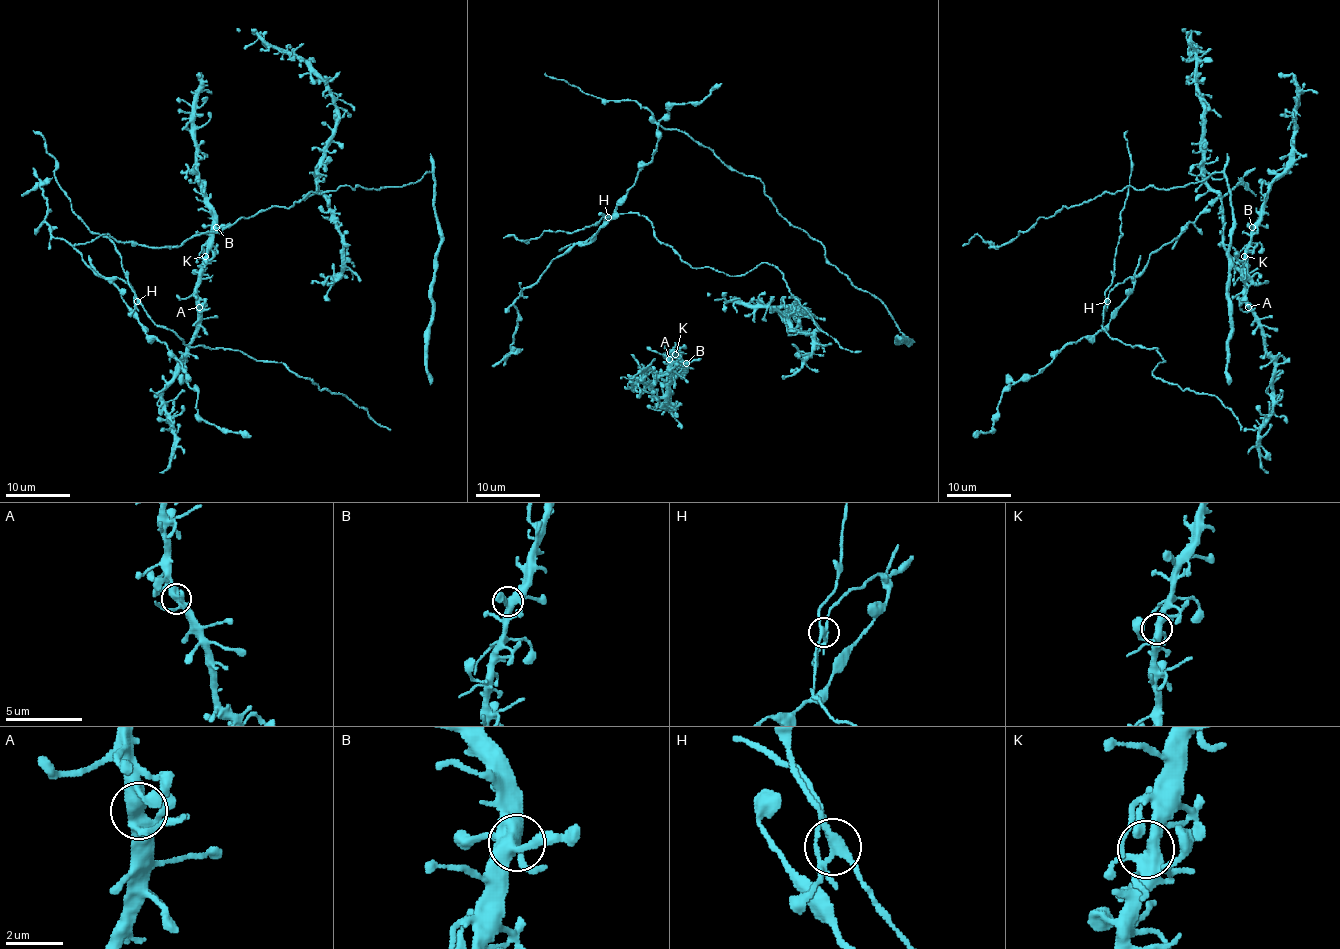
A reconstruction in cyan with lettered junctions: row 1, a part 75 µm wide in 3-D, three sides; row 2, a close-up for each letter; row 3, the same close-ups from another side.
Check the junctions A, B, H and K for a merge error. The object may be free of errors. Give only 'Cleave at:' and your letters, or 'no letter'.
Cleave at: H

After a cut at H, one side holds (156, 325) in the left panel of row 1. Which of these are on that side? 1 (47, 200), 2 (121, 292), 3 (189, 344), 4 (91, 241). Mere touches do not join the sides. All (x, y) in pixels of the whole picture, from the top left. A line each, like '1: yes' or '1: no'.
1: no
2: no
3: yes
4: yes

